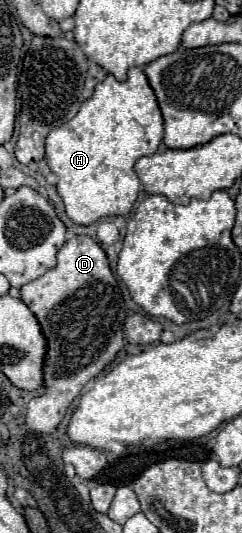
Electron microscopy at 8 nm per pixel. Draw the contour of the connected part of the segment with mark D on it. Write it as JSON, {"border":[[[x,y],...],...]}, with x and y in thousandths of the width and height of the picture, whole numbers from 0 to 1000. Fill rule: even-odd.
{"border":[[[314,441],[281,448],[240,467],[231,501],[198,505],[174,520],[107,531],[83,542],[83,565],[116,572],[140,595],[165,606],[174,629],[190,632],[190,666],[182,666],[182,730],[165,745],[124,749],[107,797],[149,812],[215,812],[273,779],[289,756],[331,741],[364,715],[380,715],[446,681],[471,677],[488,659],[512,651],[512,598],[521,598],[521,572],[496,550],[479,522],[455,508],[446,486],[430,467],[364,441]]]}

